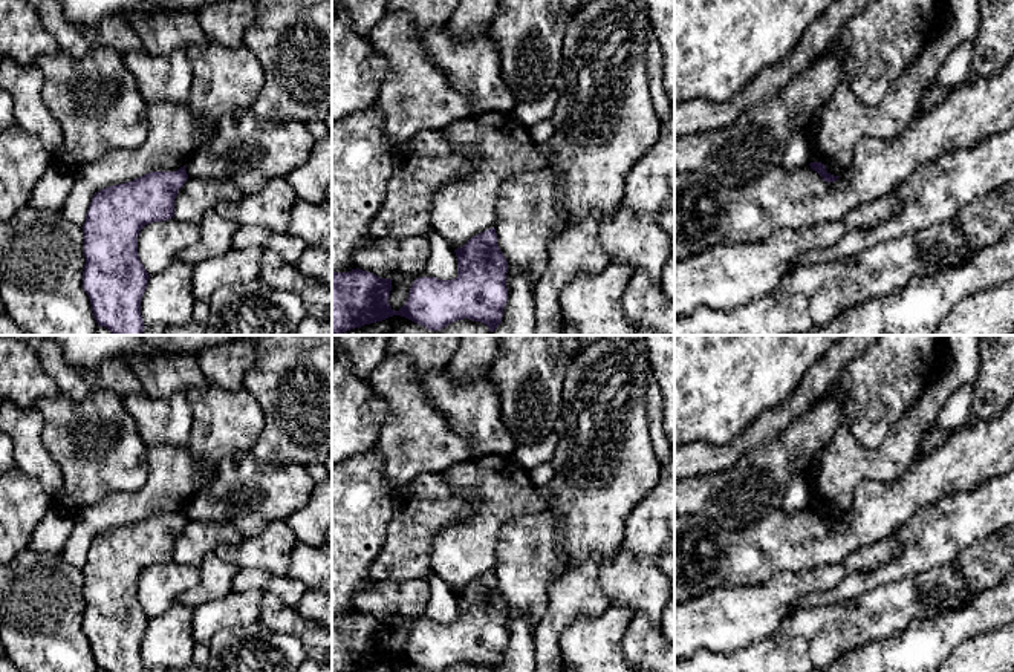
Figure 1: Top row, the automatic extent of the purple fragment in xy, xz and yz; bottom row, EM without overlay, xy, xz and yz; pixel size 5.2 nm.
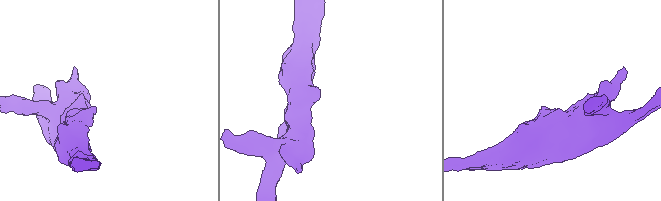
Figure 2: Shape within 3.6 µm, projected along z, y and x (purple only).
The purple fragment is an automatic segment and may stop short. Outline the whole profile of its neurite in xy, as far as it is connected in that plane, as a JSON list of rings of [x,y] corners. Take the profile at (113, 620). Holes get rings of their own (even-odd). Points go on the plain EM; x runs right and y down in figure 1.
[[[184,508],[176,514],[151,514],[93,537],[83,568],[86,600],[83,631],[90,641],[98,669],[107,672],[145,670],[141,643],[150,618],[139,603],[138,579],[145,568],[174,560],[174,542],[187,522]]]

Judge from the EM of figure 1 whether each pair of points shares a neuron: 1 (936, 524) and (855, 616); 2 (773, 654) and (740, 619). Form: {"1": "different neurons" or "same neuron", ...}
{"1": "different neurons", "2": "different neurons"}

